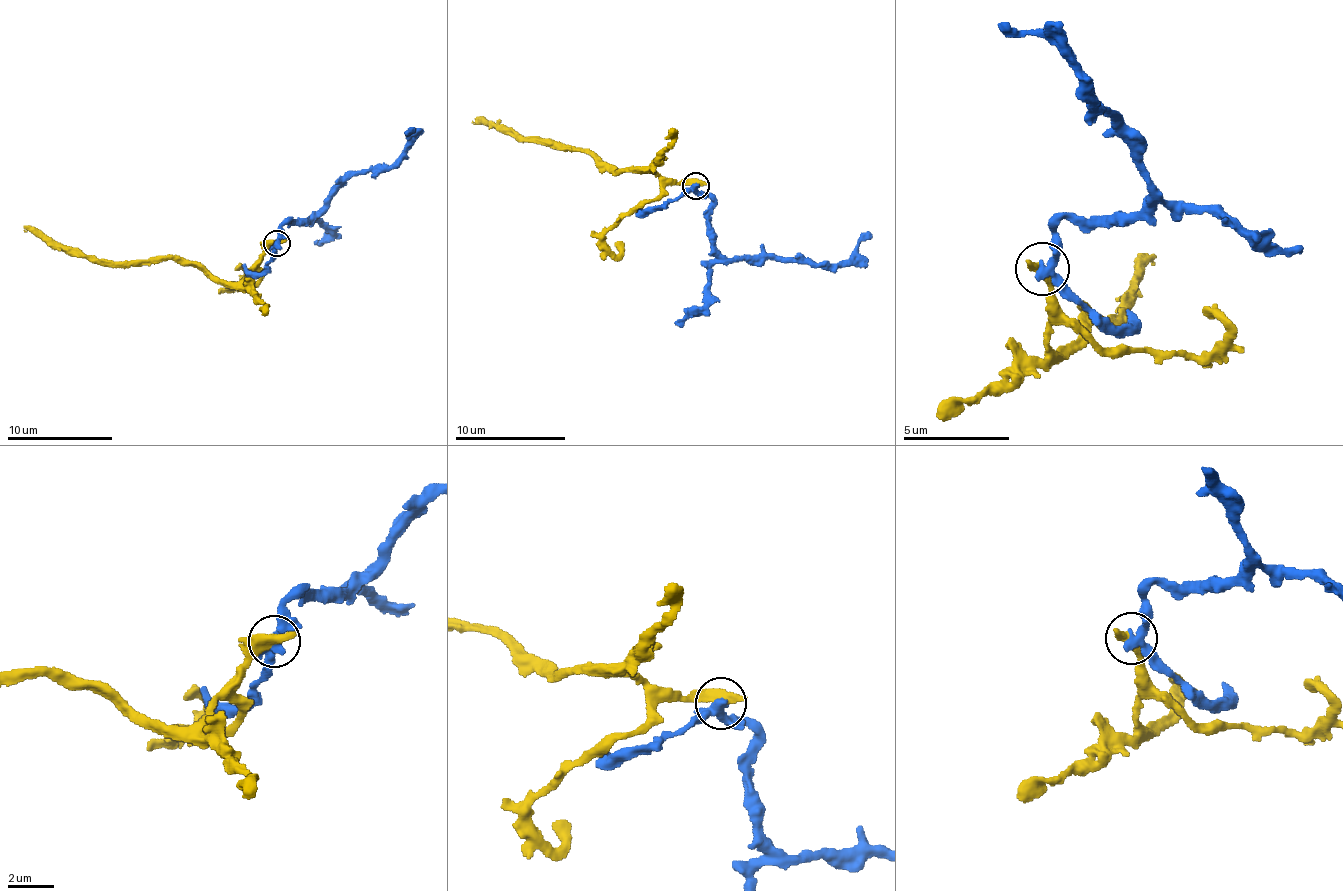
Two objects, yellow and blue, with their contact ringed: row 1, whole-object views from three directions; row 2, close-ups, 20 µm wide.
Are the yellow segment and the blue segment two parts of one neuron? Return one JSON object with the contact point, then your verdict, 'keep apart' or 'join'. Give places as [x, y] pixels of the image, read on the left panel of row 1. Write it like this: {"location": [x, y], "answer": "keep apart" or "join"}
{"location": [276, 243], "answer": "keep apart"}

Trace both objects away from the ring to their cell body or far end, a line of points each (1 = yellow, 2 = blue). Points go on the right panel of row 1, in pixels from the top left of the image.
1: (1040, 270), (1057, 314), (1048, 348), (1073, 356), (1096, 322), (1087, 307), (1127, 320), (1151, 257), (1151, 263)
2: (1040, 270), (1066, 221), (1137, 219), (1148, 185), (1121, 124), (1089, 109), (1074, 59), (997, 22)

